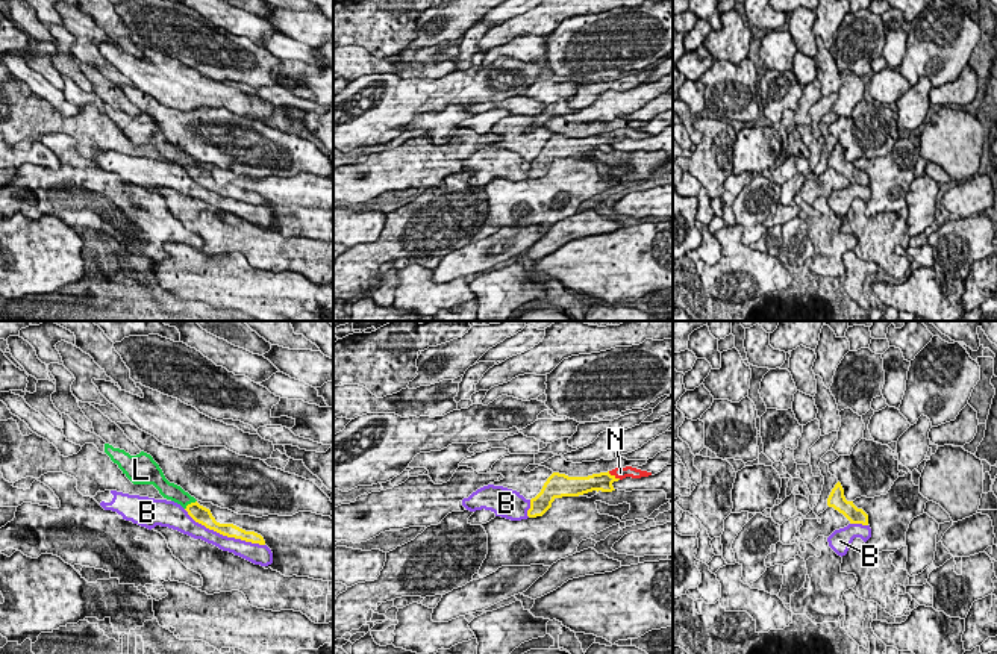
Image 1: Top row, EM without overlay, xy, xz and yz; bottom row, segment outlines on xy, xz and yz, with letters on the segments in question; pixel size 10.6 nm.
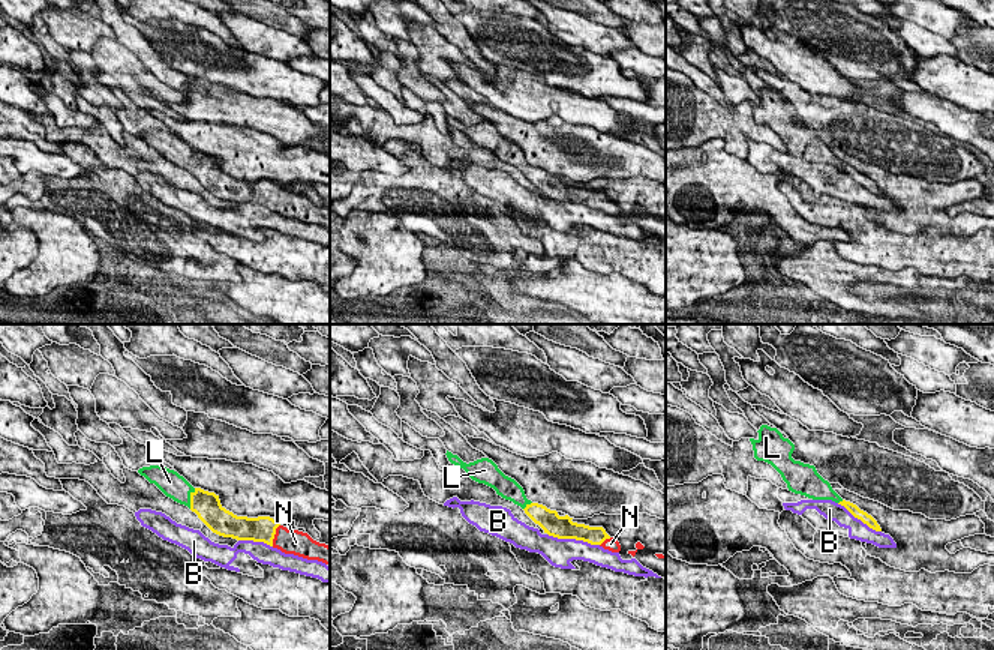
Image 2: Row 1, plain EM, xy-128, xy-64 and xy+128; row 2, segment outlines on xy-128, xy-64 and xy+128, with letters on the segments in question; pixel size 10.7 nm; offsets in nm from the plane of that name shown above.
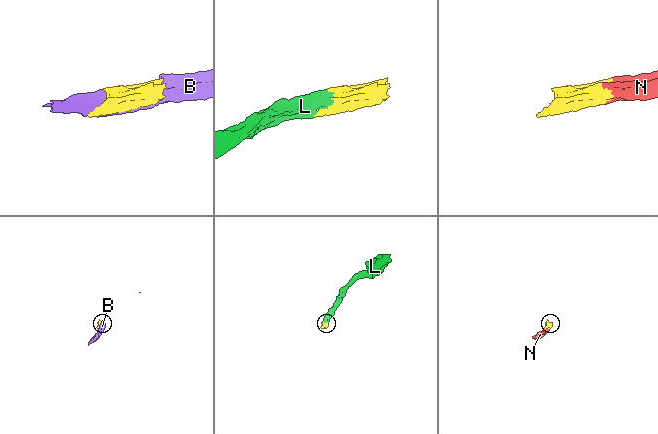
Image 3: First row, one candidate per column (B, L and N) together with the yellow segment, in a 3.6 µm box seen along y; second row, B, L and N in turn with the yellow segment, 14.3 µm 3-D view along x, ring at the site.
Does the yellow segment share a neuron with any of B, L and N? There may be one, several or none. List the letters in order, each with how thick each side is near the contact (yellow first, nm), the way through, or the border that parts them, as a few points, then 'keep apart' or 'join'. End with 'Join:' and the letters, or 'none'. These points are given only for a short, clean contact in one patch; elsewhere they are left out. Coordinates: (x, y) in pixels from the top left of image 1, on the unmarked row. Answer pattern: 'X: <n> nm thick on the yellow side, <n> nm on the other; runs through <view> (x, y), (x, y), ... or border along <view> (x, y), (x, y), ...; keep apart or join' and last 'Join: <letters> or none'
B: 140 nm thick on the yellow side, 170 nm on the other; keep apart
L: 190 nm thick on the yellow side, 170 nm on the other; join
N: 190 nm thick on the yellow side, 130 nm on the other; join
Join: L, N

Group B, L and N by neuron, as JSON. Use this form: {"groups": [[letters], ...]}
{"groups": [["B"], ["L", "N"]]}

